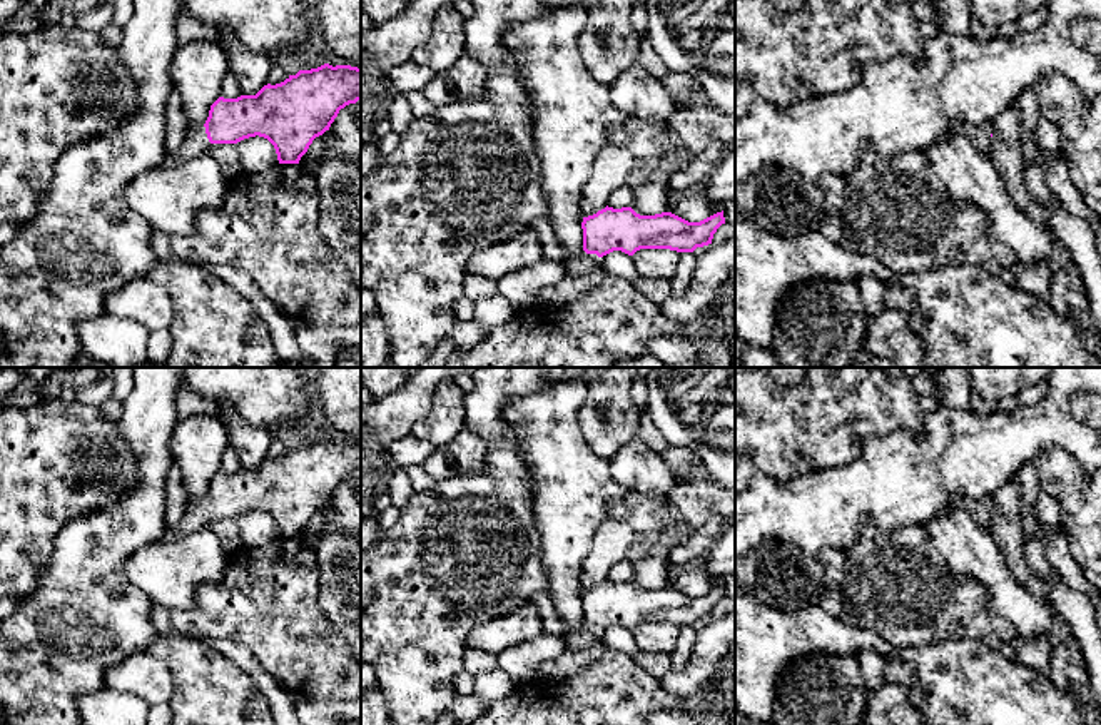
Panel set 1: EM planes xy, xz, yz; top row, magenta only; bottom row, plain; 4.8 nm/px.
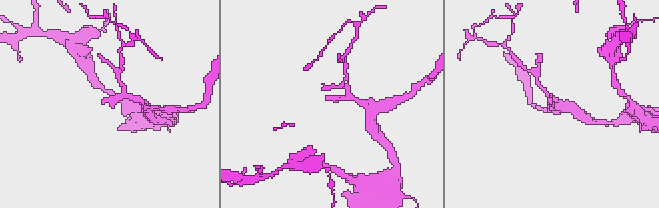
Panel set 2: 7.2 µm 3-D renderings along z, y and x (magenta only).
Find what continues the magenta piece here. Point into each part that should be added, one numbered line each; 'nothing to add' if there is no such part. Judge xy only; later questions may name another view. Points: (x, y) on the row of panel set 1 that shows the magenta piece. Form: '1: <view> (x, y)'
1: xy (196, 141)

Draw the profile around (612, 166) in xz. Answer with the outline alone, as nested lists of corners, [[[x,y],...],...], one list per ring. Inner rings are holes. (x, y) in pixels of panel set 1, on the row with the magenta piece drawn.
[[[606,145],[598,152],[581,195],[580,209],[585,217],[605,209],[610,195],[627,185],[633,164],[633,155],[623,145]]]

